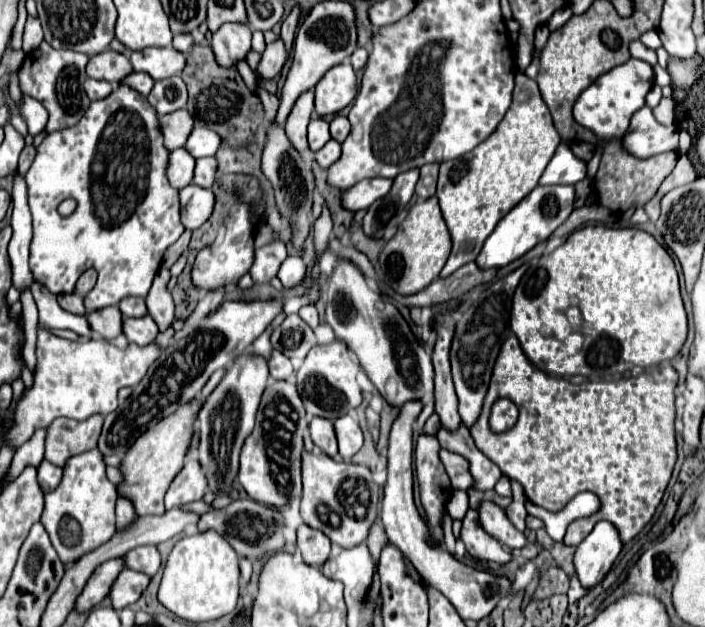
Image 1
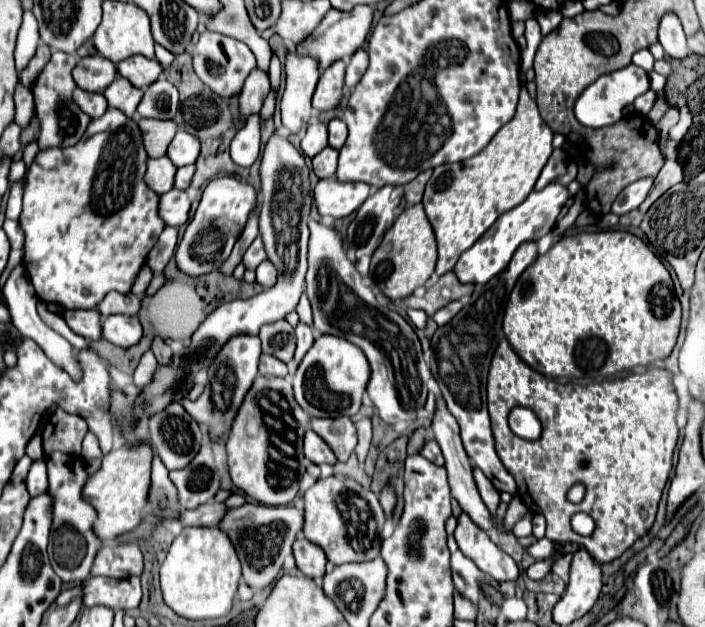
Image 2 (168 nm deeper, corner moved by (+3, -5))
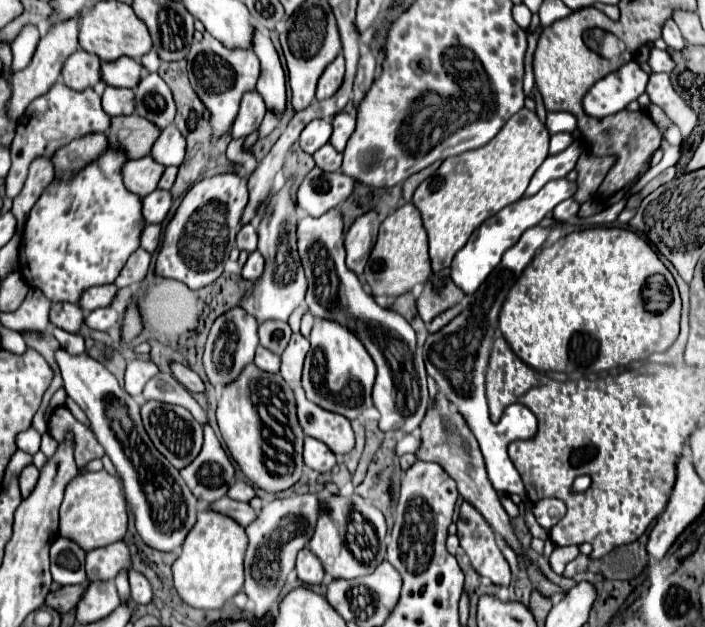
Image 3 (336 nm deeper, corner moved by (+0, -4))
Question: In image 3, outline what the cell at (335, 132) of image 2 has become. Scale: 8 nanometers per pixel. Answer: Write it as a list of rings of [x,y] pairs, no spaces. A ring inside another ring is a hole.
[[[340,112],[334,116],[334,132],[332,132],[332,138],[330,138],[330,144],[338,150],[338,152],[344,152],[346,148],[346,142],[350,138],[350,134],[354,132],[354,116],[348,114],[348,112]]]

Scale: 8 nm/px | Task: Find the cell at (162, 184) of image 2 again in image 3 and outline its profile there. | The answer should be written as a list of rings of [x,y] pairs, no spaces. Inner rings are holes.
[[[146,156],[142,160],[130,160],[124,170],[126,188],[134,194],[140,194],[142,198],[158,188],[158,182],[164,174],[164,166],[158,164],[152,156]]]

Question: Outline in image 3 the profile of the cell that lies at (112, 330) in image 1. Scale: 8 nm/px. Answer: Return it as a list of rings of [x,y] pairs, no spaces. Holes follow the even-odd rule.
[[[54,304],[50,310],[50,322],[66,332],[80,332],[84,324],[84,312],[78,304]]]

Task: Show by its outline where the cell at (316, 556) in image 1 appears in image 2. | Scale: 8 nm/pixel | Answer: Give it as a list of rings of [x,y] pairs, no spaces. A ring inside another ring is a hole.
[[[297,539],[293,543],[293,553],[295,553],[297,567],[303,575],[307,575],[311,579],[317,579],[317,577],[325,575],[327,559],[325,559],[323,551],[319,551],[317,545],[313,545],[307,539]]]

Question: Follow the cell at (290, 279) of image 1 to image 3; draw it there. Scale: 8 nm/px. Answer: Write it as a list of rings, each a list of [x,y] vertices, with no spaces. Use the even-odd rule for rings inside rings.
[[[252,252],[244,270],[242,270],[242,276],[246,280],[258,280],[262,276],[262,272],[264,272],[264,258],[262,258],[262,254]]]

